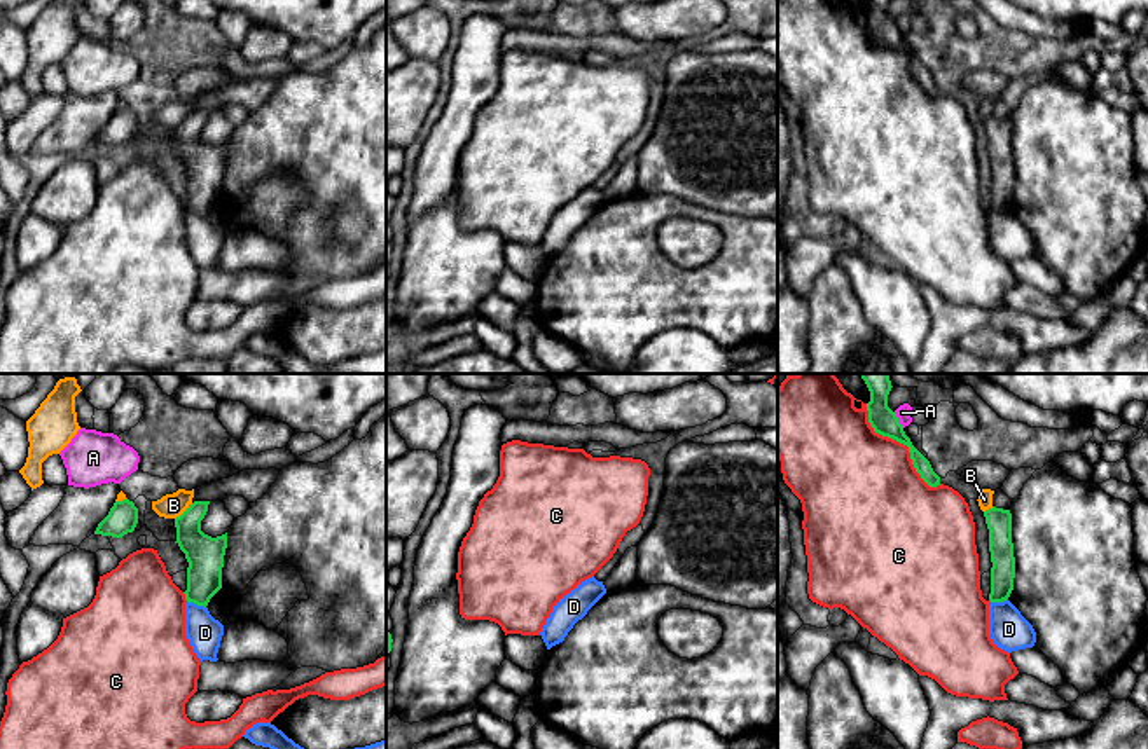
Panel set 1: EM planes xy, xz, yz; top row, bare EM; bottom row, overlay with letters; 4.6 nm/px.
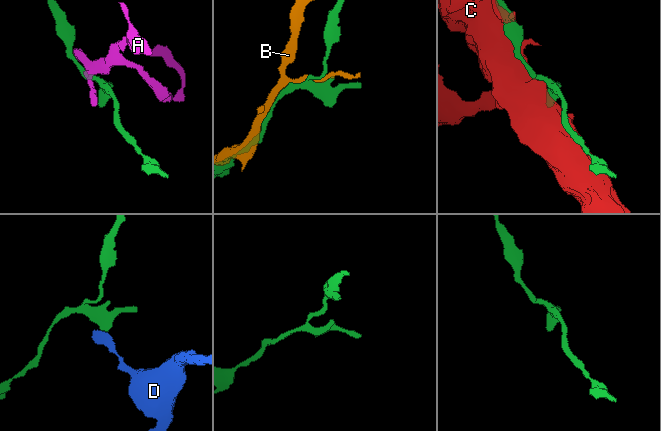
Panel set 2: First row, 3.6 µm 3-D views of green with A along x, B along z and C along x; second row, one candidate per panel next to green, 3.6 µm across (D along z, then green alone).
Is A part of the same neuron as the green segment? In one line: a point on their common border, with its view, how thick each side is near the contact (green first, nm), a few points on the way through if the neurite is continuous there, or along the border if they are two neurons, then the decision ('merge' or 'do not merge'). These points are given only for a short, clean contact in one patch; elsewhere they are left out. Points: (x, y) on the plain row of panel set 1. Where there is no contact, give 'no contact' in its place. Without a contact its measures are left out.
contact yz (897, 28); calibres 120 and 70 nm; border yz (893, 21), (904, 35); do not merge

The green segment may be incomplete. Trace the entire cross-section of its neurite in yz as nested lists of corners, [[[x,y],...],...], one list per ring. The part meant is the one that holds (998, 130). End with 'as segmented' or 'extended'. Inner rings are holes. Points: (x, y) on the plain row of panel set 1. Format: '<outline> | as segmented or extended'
[[[989,117],[984,120],[989,138],[991,161],[991,211],[1003,211],[1013,199],[1015,166],[1012,152],[1012,122],[1003,117]]] | as segmented

